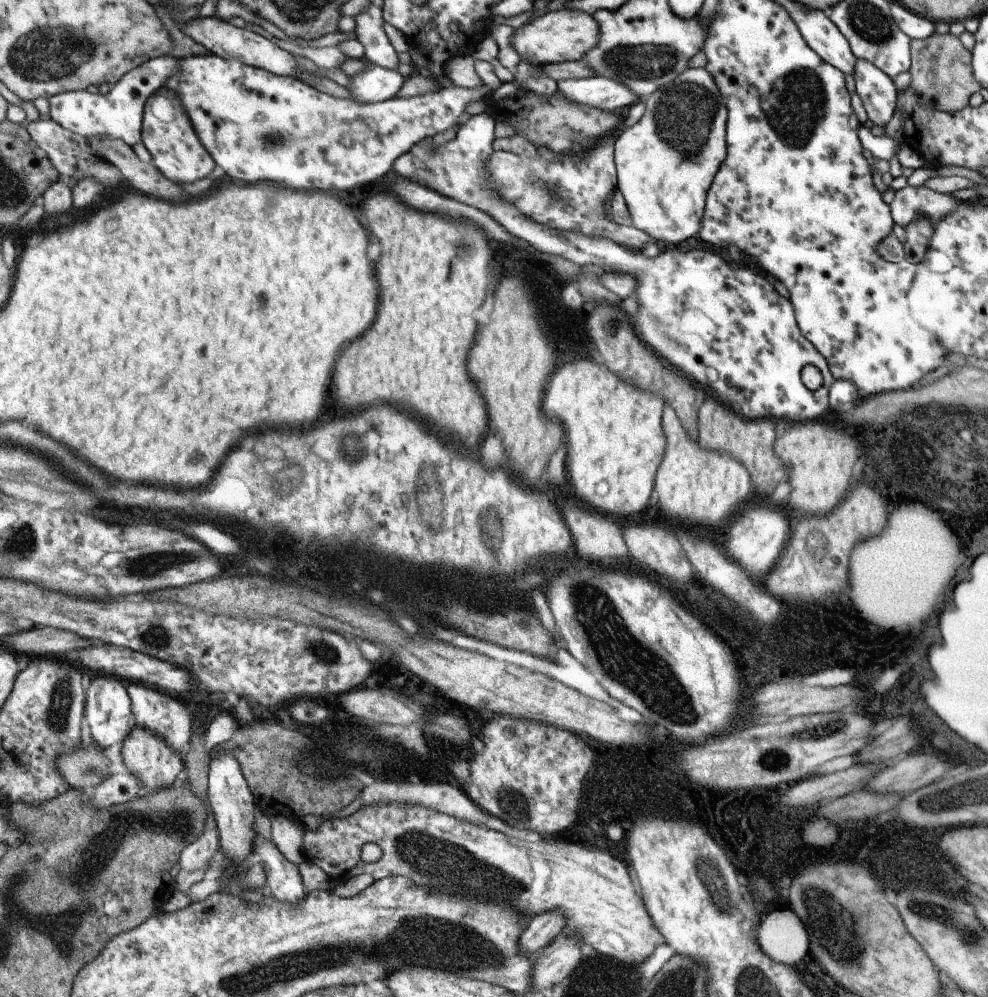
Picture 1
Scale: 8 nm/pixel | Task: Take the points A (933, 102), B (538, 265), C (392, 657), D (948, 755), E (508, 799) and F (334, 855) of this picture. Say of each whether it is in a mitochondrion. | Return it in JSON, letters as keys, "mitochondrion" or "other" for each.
{"A":"other","B":"other","C":"other","D":"other","E":"mitochondrion","F":"other"}

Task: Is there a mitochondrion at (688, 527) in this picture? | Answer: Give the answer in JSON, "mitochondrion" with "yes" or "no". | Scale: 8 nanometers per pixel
{"mitochondrion":"no"}

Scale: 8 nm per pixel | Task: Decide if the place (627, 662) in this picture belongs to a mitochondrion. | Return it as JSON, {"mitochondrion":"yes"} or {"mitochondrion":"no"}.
{"mitochondrion":"yes"}

